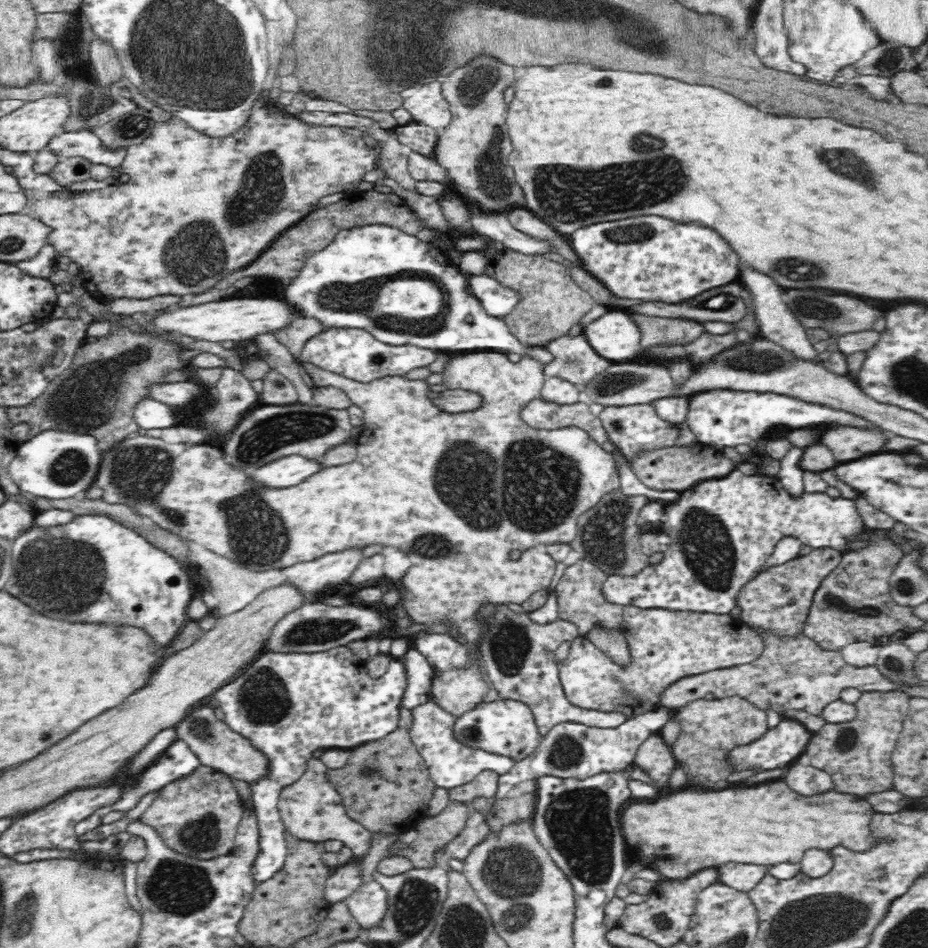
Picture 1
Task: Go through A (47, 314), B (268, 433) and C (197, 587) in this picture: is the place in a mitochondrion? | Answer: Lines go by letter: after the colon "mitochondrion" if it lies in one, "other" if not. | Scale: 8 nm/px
A: other
B: mitochondrion
C: other

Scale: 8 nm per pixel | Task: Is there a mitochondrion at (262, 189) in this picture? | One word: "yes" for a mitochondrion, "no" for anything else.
yes

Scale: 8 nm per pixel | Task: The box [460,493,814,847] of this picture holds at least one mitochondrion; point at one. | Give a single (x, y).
(709, 550)

